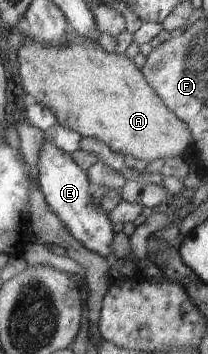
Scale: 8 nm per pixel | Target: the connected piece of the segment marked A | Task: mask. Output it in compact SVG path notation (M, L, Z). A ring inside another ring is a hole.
M77 35L81 43L39 45L27 41L17 49L21 83L29 99L53 111L57 125L103 141L115 153L152 162L160 157L184 157L192 145L191 131L161 101L133 60L107 52L98 42Z

